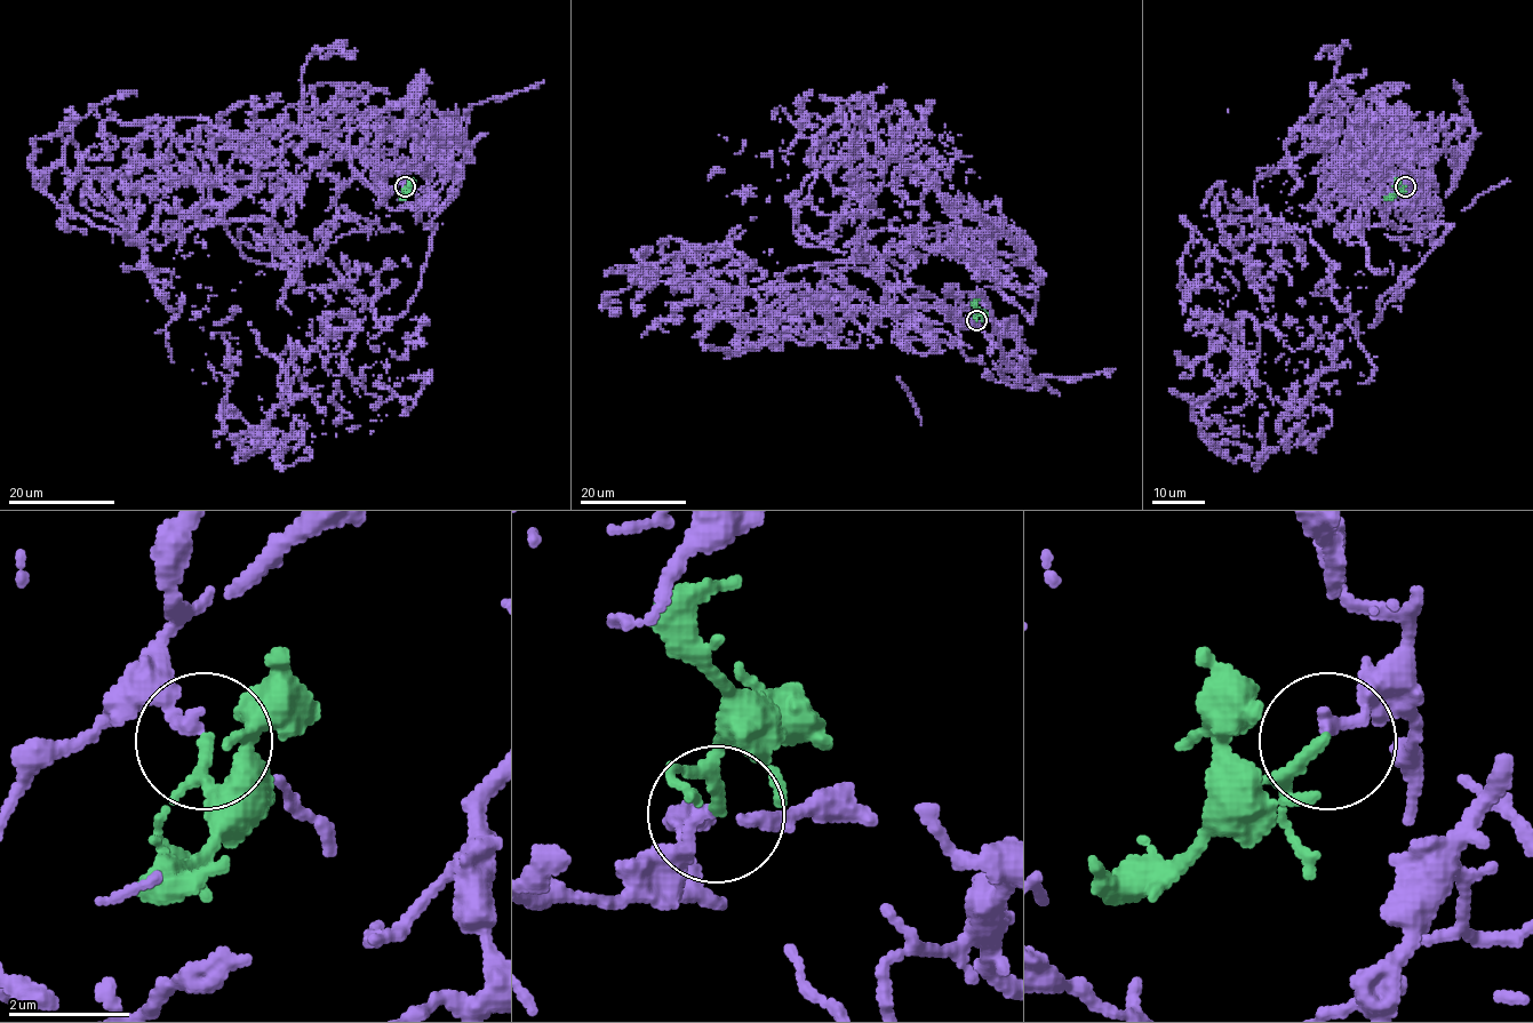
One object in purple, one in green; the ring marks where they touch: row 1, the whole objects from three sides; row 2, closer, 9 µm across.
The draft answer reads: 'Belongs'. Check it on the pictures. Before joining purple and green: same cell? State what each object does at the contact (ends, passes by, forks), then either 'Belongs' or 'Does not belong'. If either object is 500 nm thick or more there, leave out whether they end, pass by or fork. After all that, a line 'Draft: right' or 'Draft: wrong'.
At the ring purple ends. At the ring green passes by. Belongs
Draft: right

